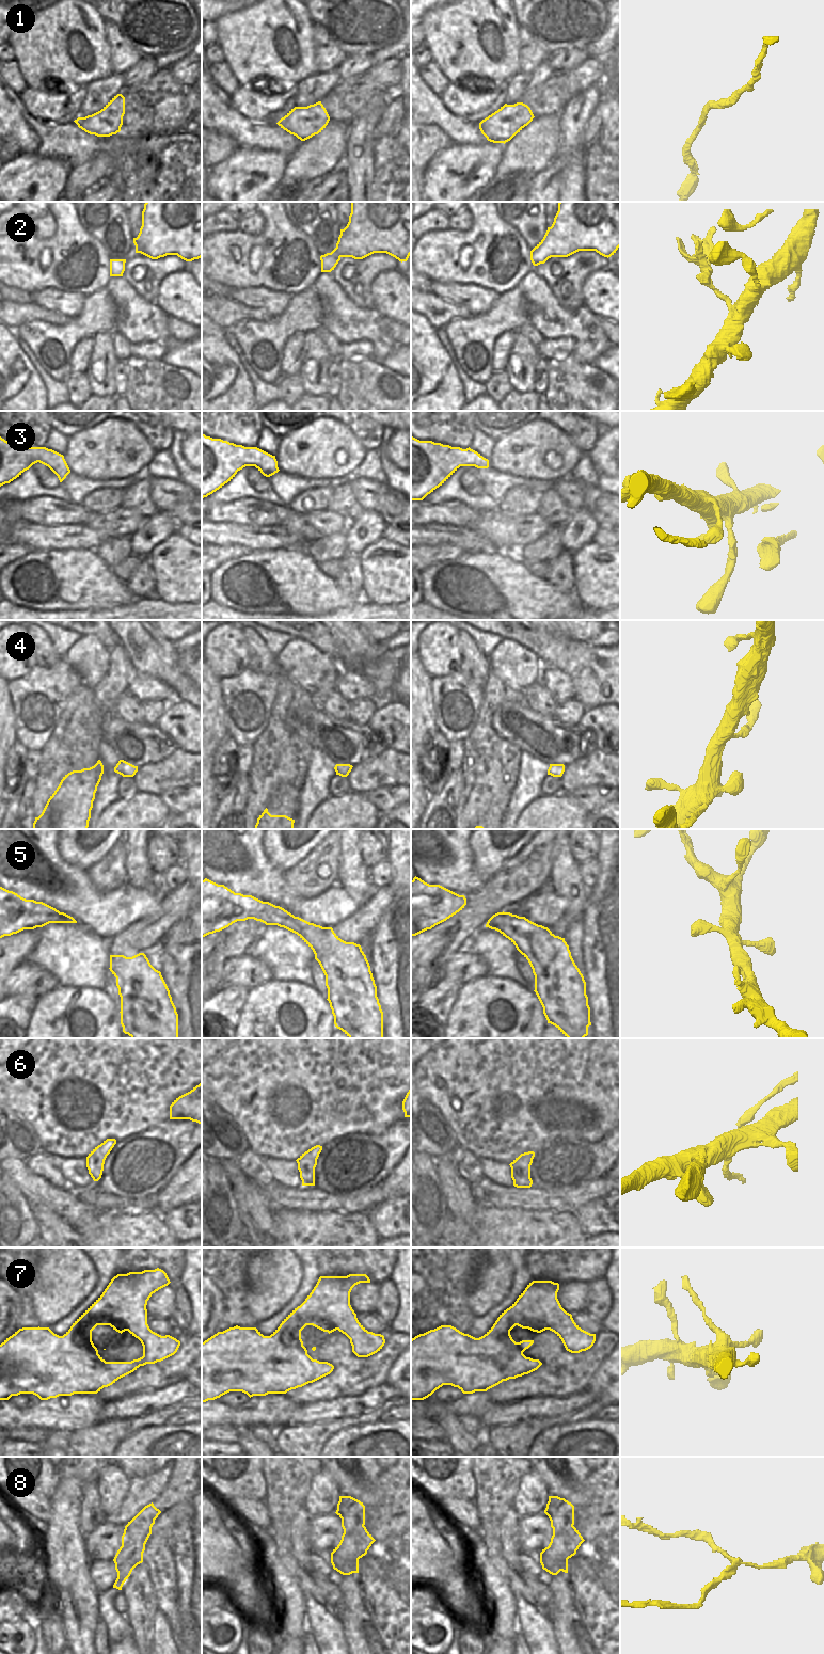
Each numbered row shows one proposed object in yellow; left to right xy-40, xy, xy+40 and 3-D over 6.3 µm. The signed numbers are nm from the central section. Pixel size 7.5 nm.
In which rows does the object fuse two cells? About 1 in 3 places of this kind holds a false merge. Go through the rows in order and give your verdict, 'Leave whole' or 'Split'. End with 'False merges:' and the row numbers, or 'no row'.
1: Split
2: Split
3: Leave whole
4: Leave whole
5: Leave whole
6: Split
7: Leave whole
8: Split
False merges: 1, 2, 6, 8.

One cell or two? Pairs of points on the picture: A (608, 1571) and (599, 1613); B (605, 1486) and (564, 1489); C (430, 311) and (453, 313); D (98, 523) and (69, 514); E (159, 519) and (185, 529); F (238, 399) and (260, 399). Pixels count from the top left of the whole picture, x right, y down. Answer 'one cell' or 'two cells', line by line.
A: two cells
B: two cells
C: one cell
D: two cells
E: two cells
F: two cells

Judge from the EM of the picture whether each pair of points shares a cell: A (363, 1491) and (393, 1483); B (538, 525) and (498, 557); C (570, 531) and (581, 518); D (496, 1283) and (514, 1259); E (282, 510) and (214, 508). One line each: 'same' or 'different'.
A: different
B: different
C: same
D: different
E: same

